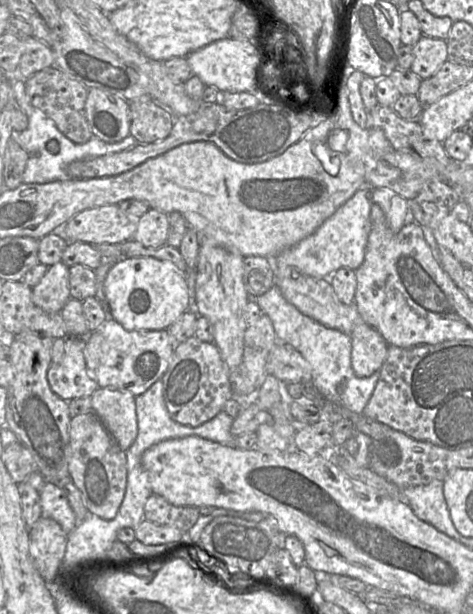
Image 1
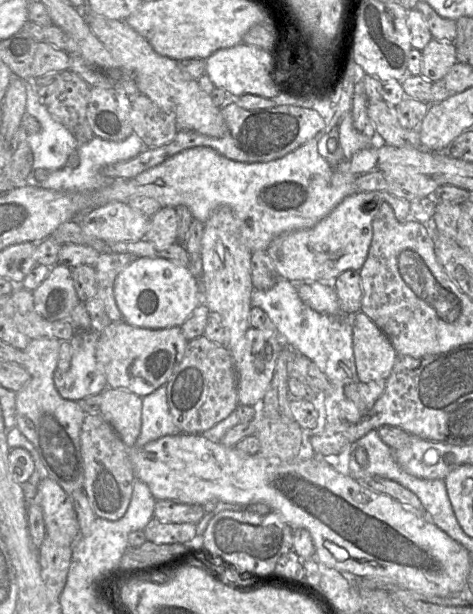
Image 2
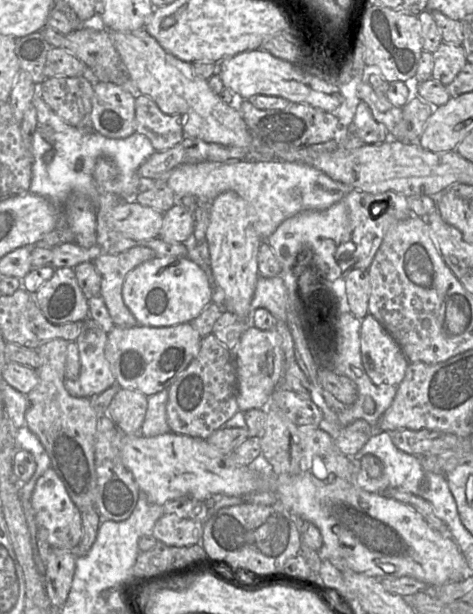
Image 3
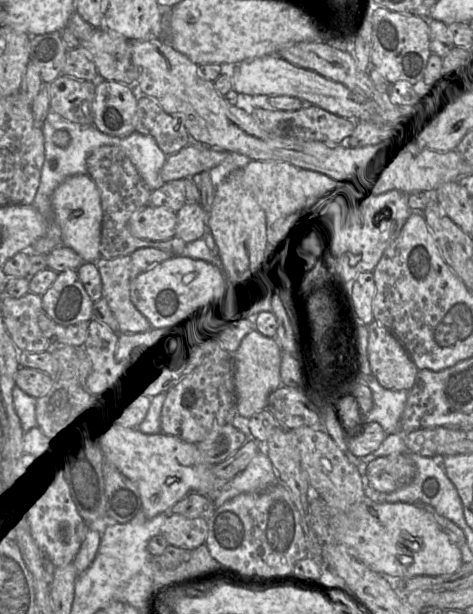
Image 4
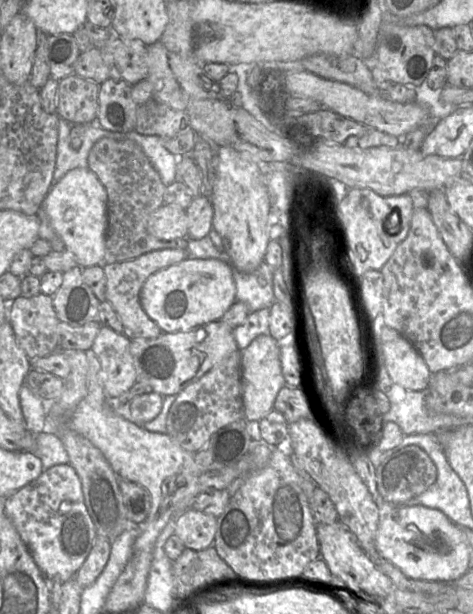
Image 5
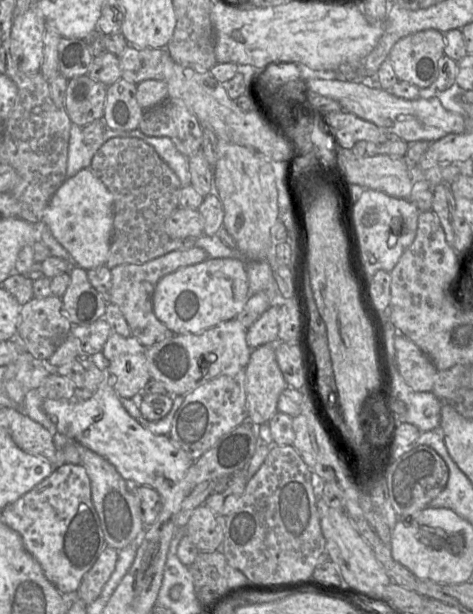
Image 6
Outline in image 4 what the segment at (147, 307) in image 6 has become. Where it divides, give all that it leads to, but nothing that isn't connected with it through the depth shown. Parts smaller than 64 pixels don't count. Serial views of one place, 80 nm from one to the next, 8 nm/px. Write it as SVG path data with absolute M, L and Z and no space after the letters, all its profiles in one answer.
M139 248L129 255L107 259L100 257L96 266L102 279L102 298L104 298L114 313L120 332L143 332L153 328L148 319L136 308L130 296L132 281L142 272L174 256L169 252L156 248Z

